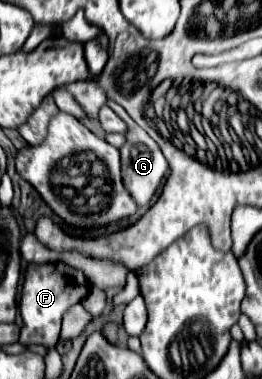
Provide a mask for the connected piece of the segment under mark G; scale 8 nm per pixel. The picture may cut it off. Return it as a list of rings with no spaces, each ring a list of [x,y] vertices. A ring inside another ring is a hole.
[[[107,100],[107,104],[111,106],[112,110],[115,110],[127,124],[129,124],[129,132],[127,132],[127,142],[121,146],[121,180],[125,184],[125,188],[129,190],[129,194],[133,196],[133,200],[137,202],[139,208],[147,208],[151,198],[155,196],[161,180],[165,178],[167,170],[169,170],[169,164],[163,156],[163,152],[159,150],[159,146],[149,138],[149,134],[145,130],[141,130],[131,118],[129,114],[125,114],[122,106]]]

